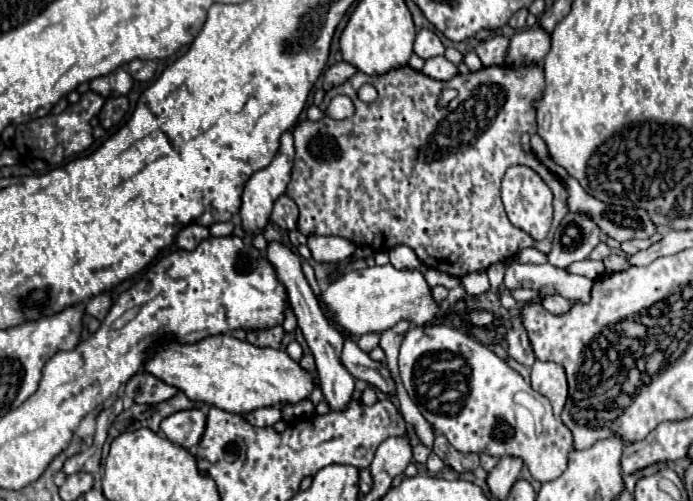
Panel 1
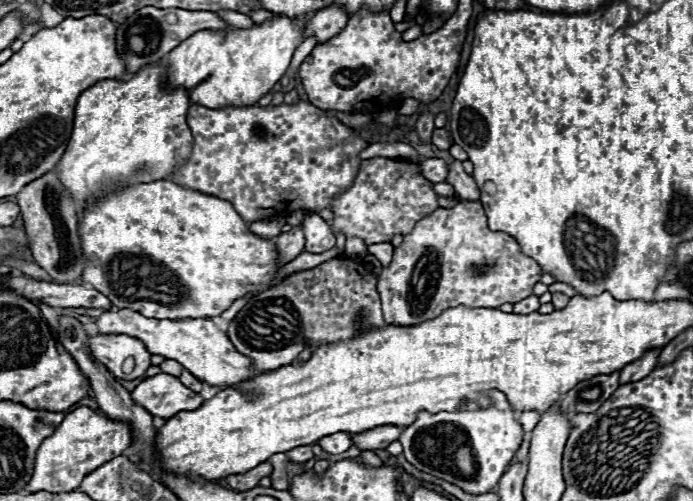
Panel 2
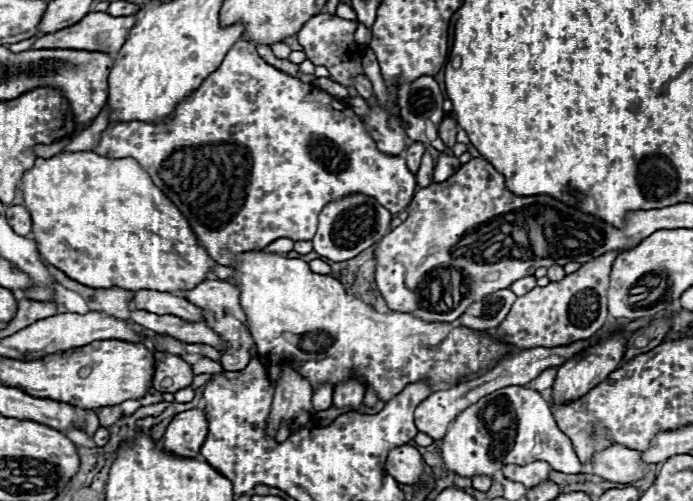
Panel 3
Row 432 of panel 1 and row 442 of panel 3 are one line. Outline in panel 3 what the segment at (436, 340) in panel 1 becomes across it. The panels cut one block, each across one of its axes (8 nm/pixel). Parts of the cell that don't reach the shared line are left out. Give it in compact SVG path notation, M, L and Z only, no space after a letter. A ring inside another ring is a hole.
M524 386L500 388L462 410L450 424L438 450L446 468L468 478L474 474L494 476L494 472L508 462L522 466L524 462L542 460L548 462L552 470L562 474L580 474L584 468L572 448L570 438L552 418L548 402L540 392Z

